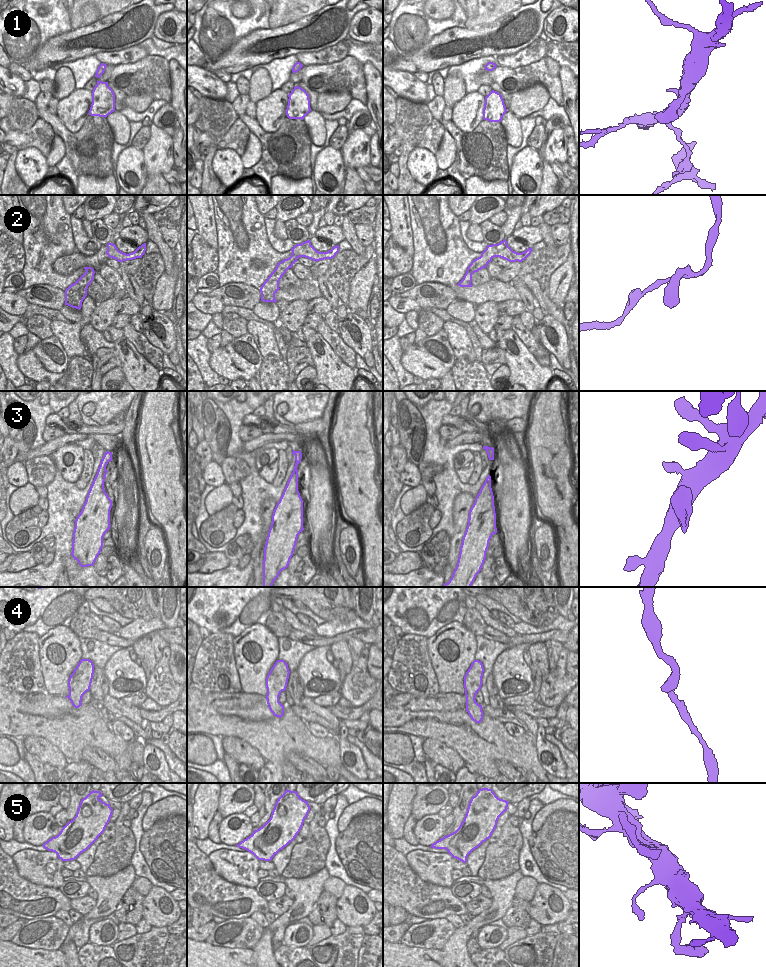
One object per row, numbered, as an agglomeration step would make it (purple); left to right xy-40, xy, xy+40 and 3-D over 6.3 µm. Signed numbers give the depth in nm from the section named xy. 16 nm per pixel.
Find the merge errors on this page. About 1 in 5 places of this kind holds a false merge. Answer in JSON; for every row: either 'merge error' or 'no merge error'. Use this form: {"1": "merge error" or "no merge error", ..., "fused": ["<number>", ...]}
{"1": "no merge error", "2": "no merge error", "3": "no merge error", "4": "no merge error", "5": "no merge error", "fused": []}

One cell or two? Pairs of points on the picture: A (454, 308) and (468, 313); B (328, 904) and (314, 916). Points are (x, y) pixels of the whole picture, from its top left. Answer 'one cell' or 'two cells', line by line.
A: one cell
B: one cell

